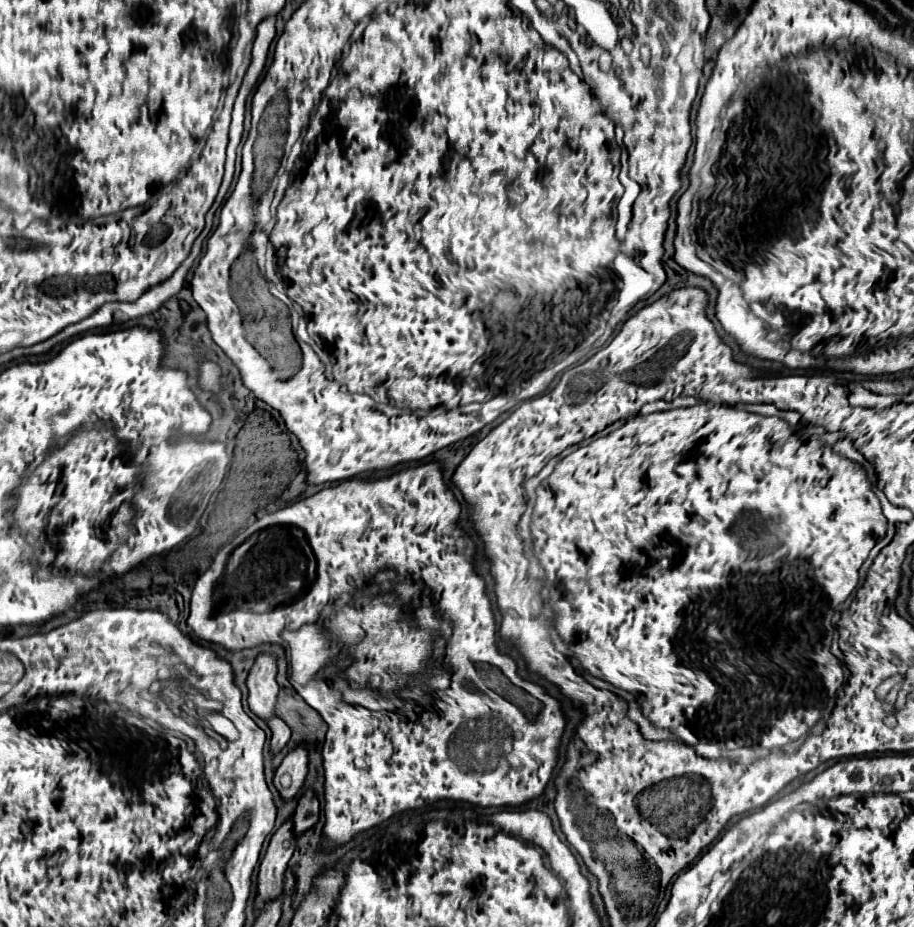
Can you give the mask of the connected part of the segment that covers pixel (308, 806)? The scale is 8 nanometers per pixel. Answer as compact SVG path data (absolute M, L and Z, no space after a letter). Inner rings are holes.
M307 790L299 798L299 804L297 804L291 820L293 820L293 834L295 836L301 836L319 820L319 800L311 790Z

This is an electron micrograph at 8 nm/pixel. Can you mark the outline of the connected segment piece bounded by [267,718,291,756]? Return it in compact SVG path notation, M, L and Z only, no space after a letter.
M275 718L273 722L267 722L267 726L271 728L273 732L273 738L271 738L271 754L279 754L285 744L289 742L289 726L285 726L285 722L281 722L281 718Z

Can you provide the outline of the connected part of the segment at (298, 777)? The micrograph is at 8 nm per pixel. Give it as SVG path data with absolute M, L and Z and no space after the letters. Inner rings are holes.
M291 750L281 766L275 770L273 784L283 800L293 800L305 782L307 776L307 754L301 754L301 750Z

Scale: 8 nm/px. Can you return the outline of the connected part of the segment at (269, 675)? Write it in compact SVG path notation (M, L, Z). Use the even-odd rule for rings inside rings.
M261 654L257 662L251 668L251 674L247 678L249 688L249 708L253 714L257 714L261 720L275 718L275 702L279 694L279 684L275 680L277 666L275 658L271 654Z

